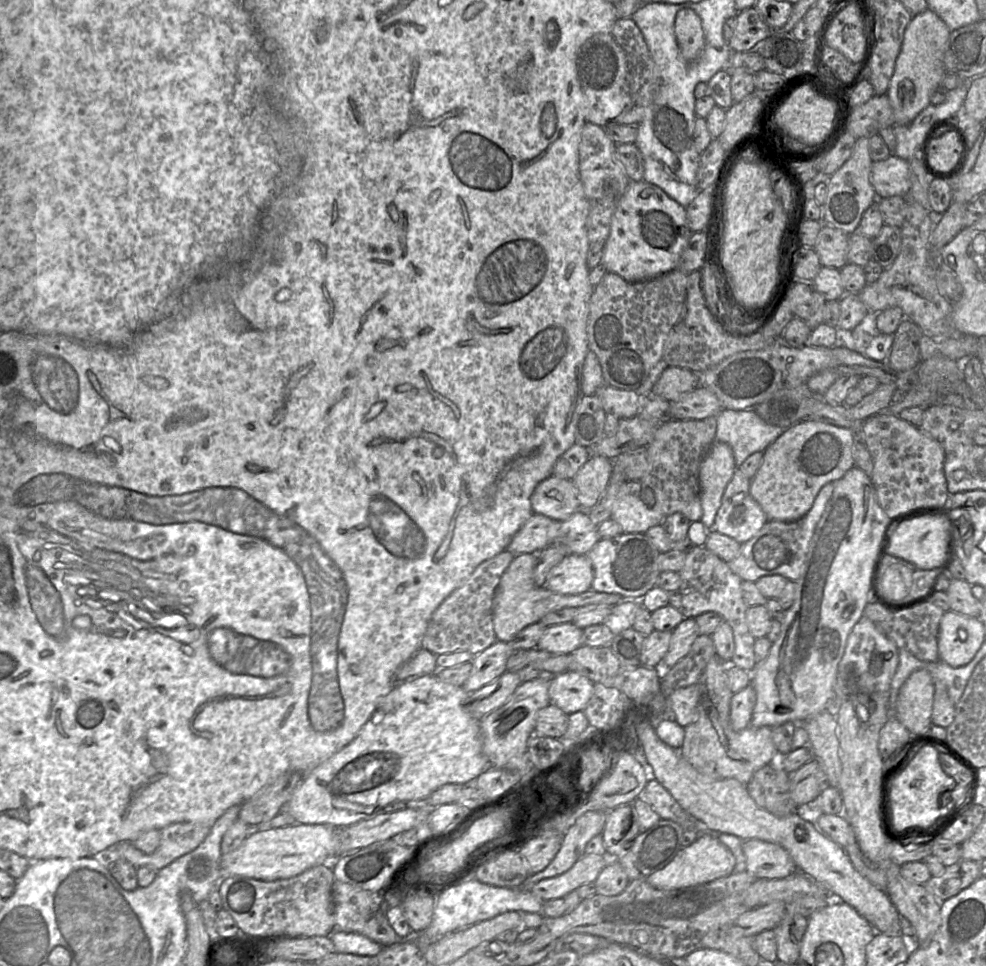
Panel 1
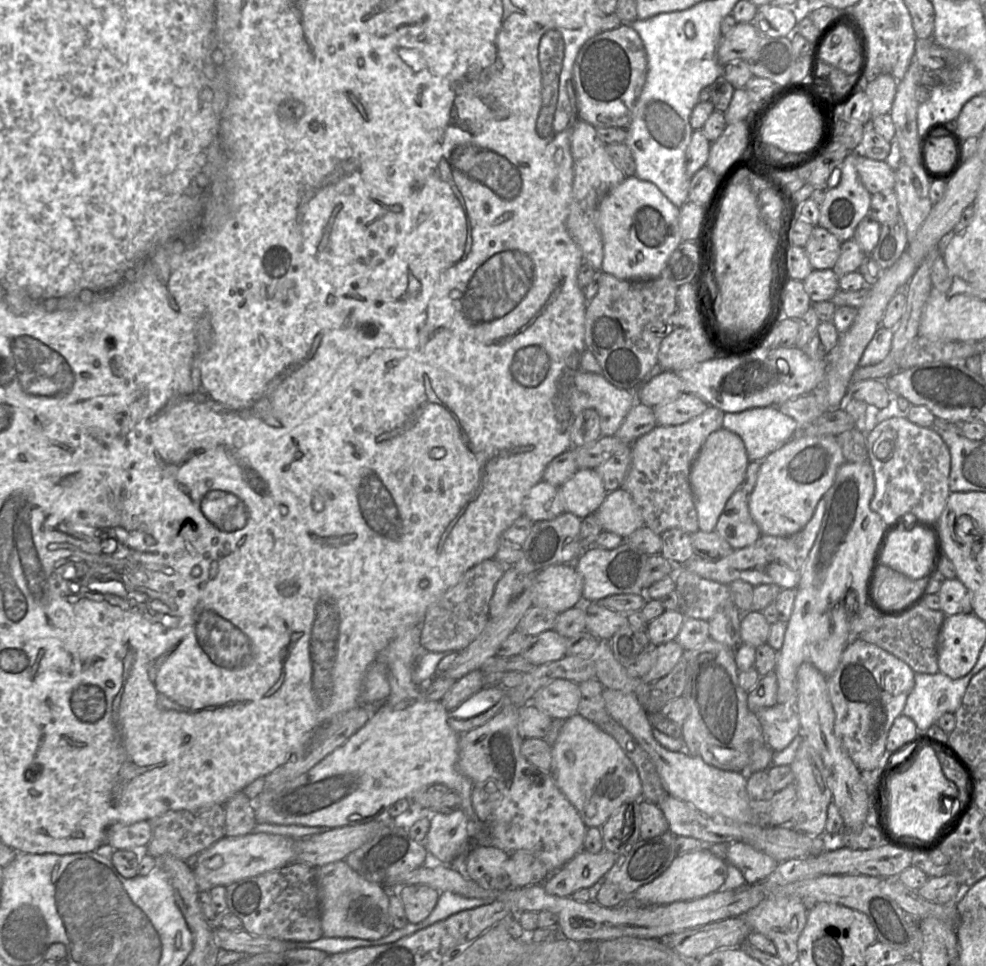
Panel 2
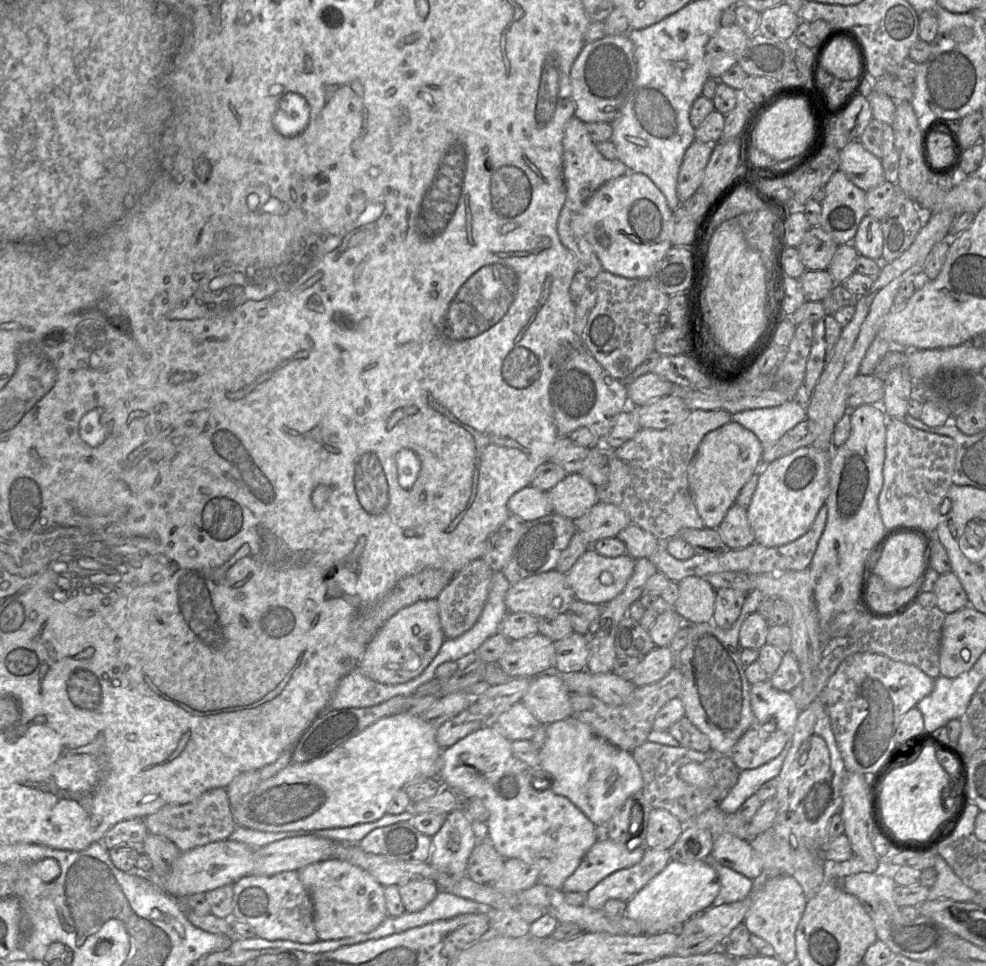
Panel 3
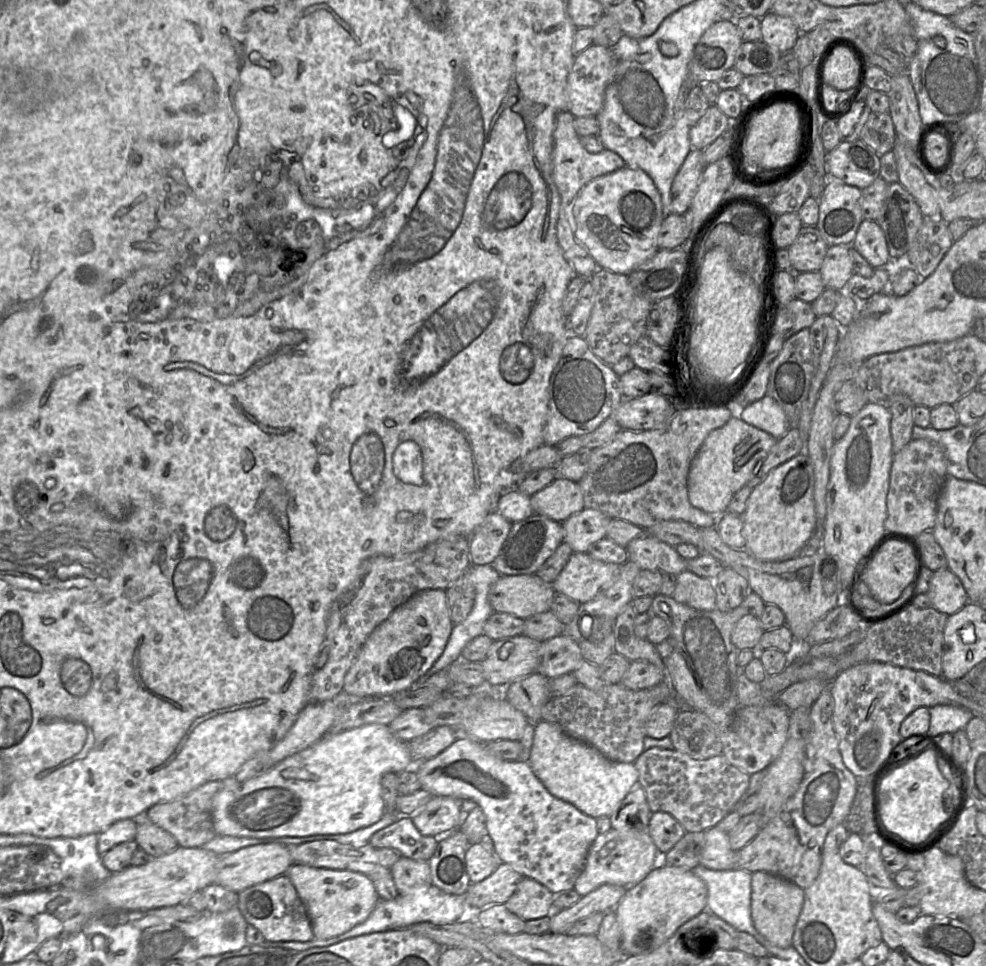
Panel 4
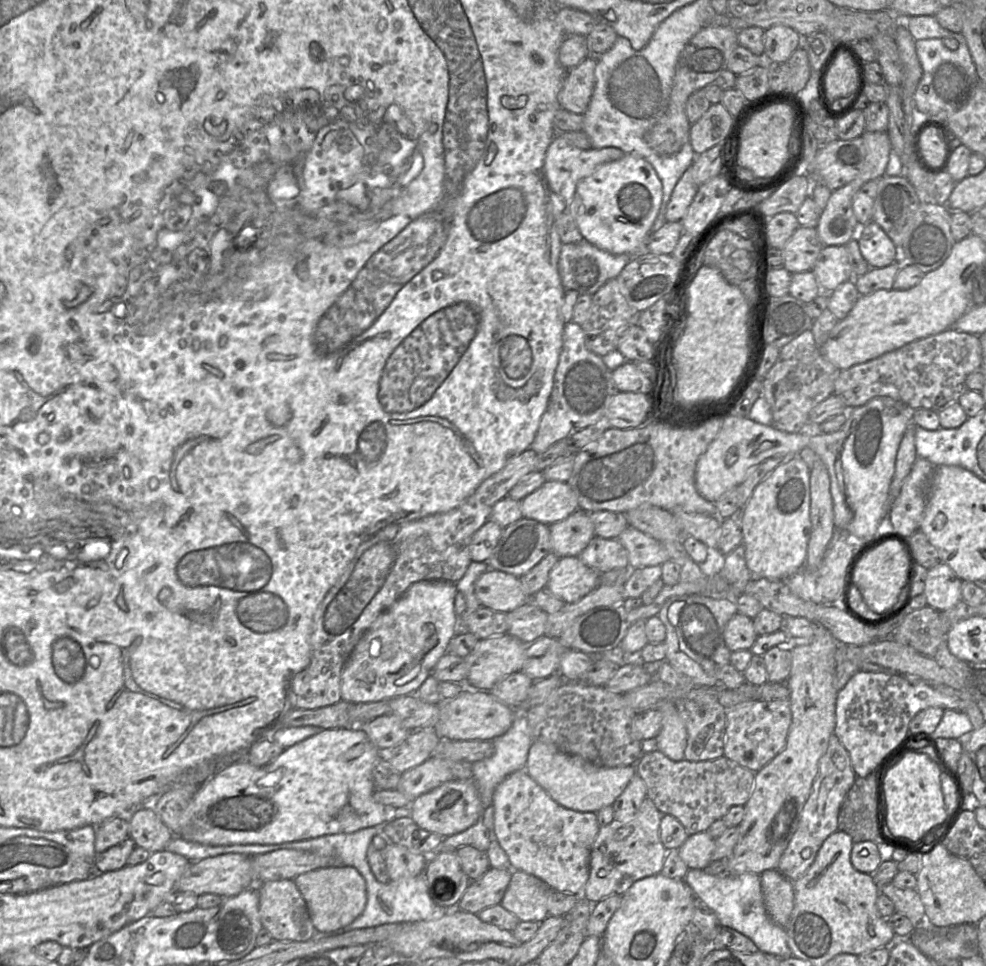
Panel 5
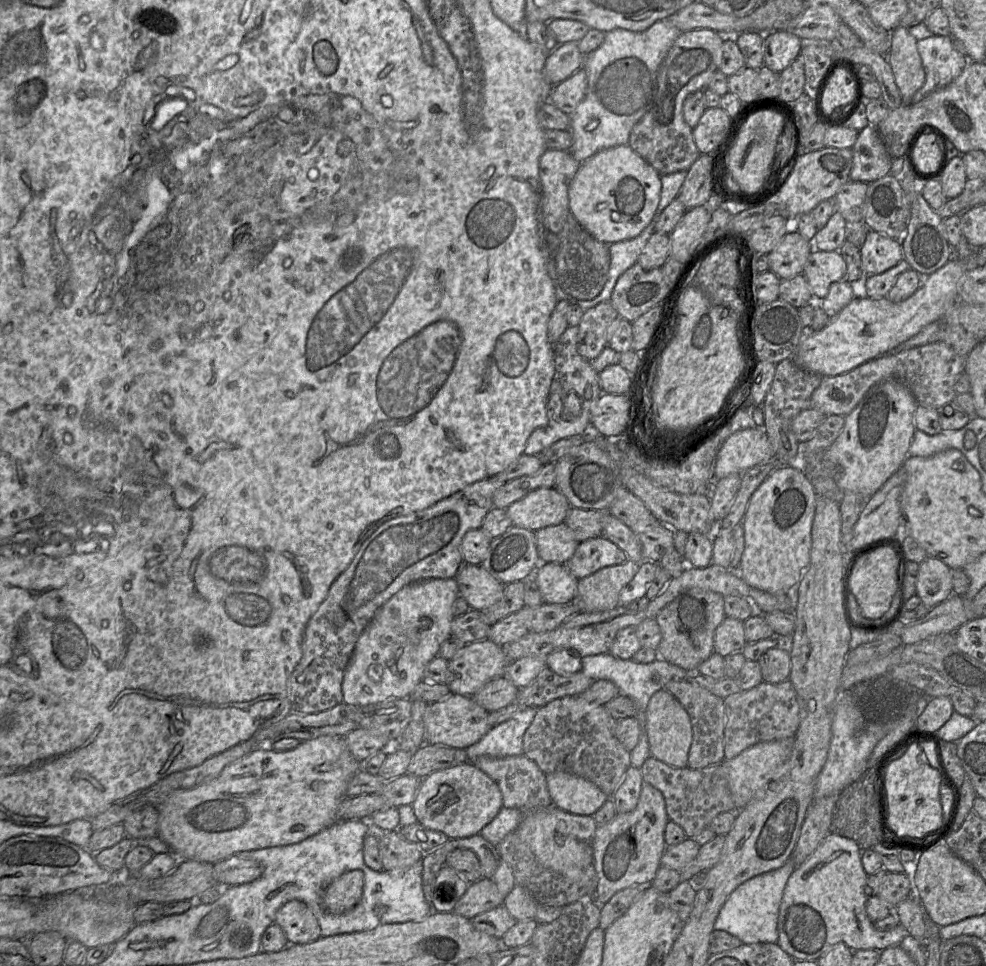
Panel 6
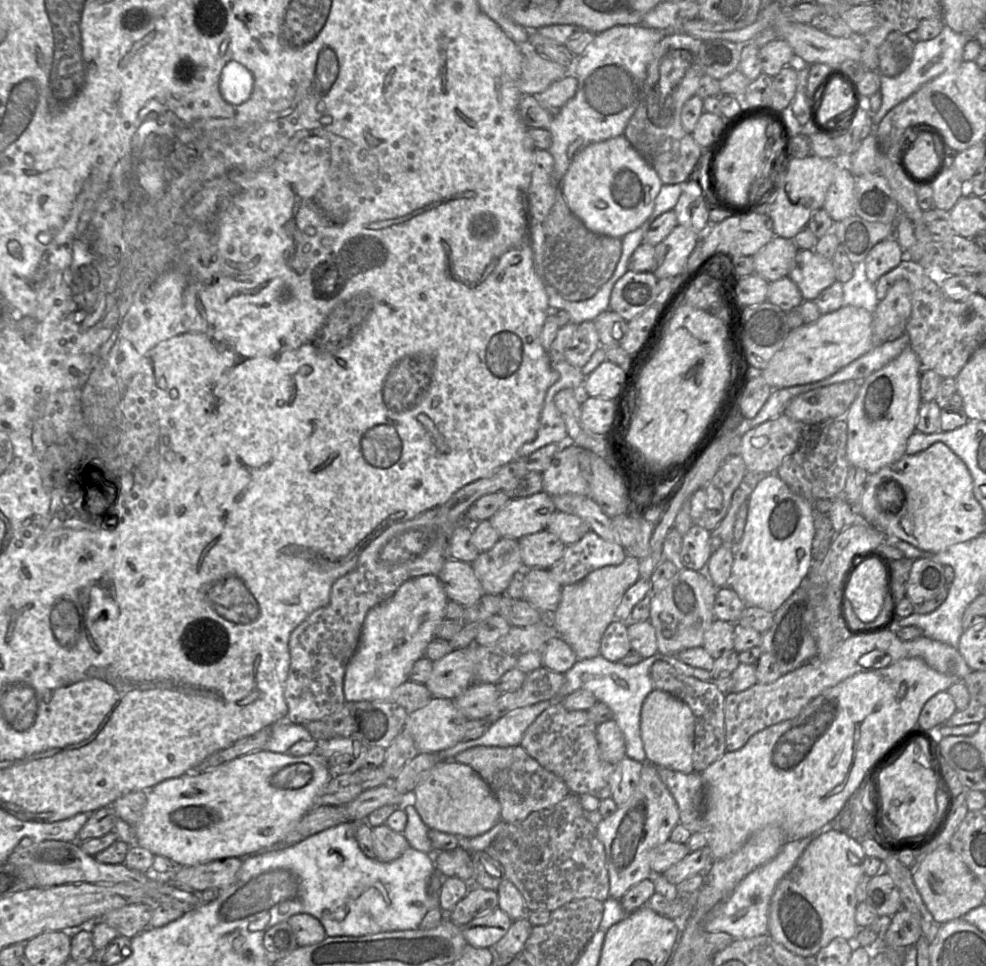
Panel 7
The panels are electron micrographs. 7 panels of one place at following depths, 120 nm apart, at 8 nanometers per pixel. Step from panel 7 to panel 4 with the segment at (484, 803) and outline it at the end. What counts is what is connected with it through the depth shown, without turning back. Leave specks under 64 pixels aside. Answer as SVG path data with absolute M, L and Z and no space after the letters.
M434 796L412 818L424 836L442 836L459 828L462 822L461 802L446 796Z

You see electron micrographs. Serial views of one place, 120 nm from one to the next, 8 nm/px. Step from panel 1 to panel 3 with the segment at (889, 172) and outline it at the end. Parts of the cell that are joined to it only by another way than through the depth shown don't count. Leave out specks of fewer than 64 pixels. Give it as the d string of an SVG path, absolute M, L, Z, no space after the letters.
M851 140L840 150L839 170L865 192L885 181L881 159L869 152L859 140Z

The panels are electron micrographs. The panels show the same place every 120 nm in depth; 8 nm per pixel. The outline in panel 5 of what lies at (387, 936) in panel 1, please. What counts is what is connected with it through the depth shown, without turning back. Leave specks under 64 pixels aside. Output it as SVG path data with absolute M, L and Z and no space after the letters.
M330 866L298 875L294 879L304 898L314 928L318 932L340 930L351 924L364 911L367 903L366 881L351 866Z

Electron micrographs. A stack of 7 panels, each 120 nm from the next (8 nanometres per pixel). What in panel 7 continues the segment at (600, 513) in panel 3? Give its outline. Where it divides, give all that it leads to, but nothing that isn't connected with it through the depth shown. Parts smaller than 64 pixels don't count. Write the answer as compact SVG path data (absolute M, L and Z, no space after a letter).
M547 529L526 535L518 540L525 570L549 569L563 556L566 545Z

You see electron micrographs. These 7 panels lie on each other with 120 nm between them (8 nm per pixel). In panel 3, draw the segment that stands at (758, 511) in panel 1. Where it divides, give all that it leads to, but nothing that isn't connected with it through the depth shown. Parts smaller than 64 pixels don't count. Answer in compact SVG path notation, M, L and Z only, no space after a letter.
M736 504L732 505L718 527L728 549L742 549L755 543L746 510Z

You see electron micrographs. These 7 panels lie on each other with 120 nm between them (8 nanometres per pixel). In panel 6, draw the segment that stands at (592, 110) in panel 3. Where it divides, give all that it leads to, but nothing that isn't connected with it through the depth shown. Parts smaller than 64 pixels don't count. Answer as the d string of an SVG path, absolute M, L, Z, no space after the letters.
M581 68L552 88L549 101L561 111L570 115L583 100L587 82L586 71Z

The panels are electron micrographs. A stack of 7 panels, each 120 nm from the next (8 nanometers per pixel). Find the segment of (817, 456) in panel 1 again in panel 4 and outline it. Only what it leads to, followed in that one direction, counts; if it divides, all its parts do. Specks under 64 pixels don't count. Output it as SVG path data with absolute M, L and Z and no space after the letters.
M805 452L772 469L754 486L741 515L745 550L762 561L796 557L817 528L813 490L813 467Z

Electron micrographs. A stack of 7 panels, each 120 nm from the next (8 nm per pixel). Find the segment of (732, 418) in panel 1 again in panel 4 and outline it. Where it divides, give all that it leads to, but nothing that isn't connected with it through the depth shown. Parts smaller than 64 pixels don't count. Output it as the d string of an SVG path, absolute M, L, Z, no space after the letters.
M770 396L749 404L740 419L779 440L789 430L789 420L780 405Z

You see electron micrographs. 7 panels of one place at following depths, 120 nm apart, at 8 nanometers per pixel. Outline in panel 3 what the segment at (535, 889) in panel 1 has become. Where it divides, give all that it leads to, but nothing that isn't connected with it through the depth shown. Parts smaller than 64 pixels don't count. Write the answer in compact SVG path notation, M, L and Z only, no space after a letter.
M607 839L595 842L583 857L575 872L563 886L565 892L588 893L601 880L617 870L629 868L641 861L646 845L625 845Z

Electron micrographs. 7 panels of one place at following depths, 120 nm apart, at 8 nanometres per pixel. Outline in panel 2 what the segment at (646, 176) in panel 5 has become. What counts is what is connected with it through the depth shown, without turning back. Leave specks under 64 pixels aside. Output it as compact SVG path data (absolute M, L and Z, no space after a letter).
M628 176L599 203L597 225L603 241L601 270L623 280L660 277L669 257L682 242L680 208L653 183Z

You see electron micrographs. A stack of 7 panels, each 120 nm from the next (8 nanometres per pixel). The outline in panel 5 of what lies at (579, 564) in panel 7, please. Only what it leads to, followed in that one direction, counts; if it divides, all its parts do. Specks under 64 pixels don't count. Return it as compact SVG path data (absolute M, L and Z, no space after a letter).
M594 536L578 557L583 564L600 574L629 568L627 550L617 539Z

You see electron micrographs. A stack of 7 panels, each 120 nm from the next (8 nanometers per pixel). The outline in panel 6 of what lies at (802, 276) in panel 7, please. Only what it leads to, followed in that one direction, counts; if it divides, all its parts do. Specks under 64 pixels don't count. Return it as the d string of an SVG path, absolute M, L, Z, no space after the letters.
M813 249L802 275L813 296L824 299L833 283L845 279L846 272L846 262L838 251L828 252Z

